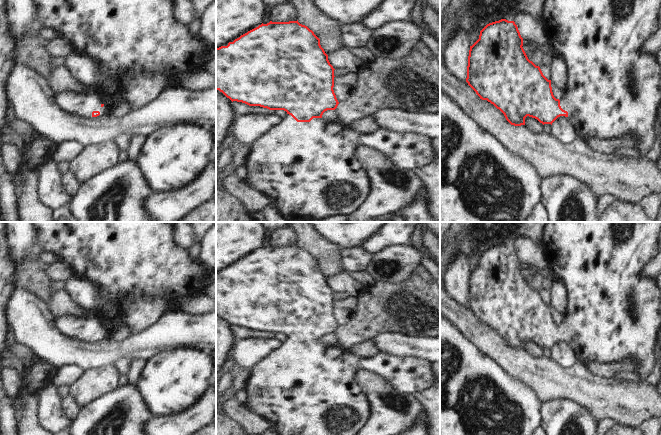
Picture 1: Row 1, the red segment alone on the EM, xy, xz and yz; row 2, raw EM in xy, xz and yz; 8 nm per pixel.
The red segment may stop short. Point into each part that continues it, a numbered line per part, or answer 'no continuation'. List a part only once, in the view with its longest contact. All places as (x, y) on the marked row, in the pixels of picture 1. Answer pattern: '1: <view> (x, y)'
1: xz (311, 170)

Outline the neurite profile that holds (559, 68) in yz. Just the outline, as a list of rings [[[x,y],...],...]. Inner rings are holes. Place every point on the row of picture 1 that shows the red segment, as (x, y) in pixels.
[[[556,52],[551,64],[551,81],[561,89],[565,89],[568,83],[568,66],[564,57]]]

